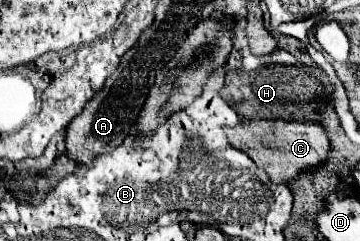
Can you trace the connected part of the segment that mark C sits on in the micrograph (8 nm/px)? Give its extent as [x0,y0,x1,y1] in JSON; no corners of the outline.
[225,120,327,184]

